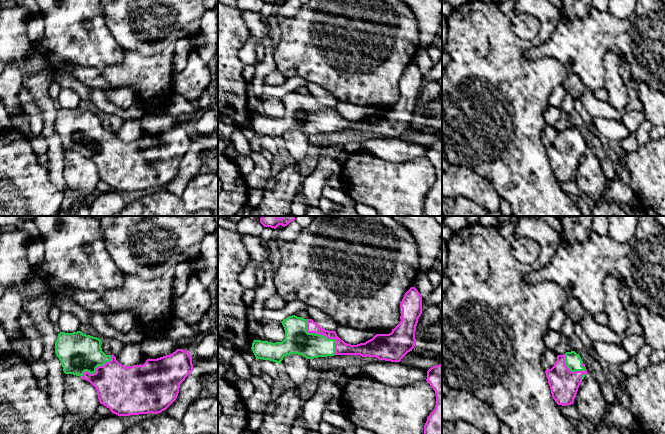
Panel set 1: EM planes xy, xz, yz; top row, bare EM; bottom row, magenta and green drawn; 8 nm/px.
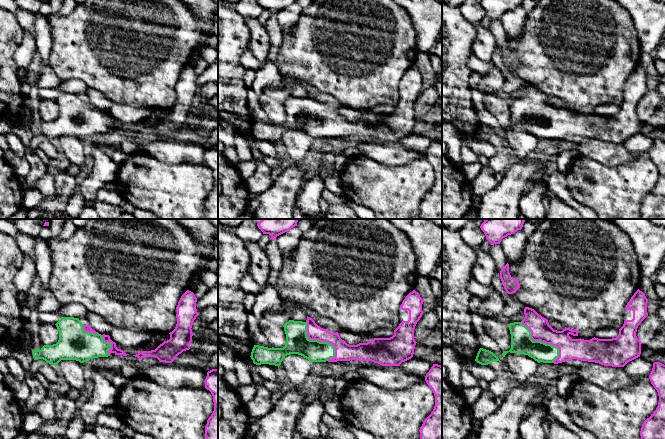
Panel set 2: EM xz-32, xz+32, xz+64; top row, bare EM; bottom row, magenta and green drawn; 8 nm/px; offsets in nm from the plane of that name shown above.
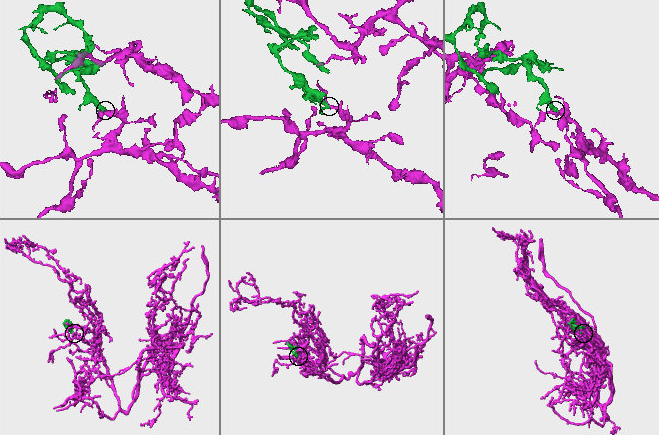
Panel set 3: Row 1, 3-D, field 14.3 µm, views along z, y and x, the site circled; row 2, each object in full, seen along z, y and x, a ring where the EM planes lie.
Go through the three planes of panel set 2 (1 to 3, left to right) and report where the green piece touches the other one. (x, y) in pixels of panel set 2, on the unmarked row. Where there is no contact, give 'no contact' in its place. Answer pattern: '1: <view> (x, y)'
1: xz-32 (111, 119)
2: xz+32 (319, 116)
3: xz+64 (543, 117)

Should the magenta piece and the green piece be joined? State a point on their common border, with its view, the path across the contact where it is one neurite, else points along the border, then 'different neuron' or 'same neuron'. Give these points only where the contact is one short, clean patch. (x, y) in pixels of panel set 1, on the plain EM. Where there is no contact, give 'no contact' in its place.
contact xz (322, 110); same neuron

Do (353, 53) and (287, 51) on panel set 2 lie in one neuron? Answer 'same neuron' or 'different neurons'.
same neuron

